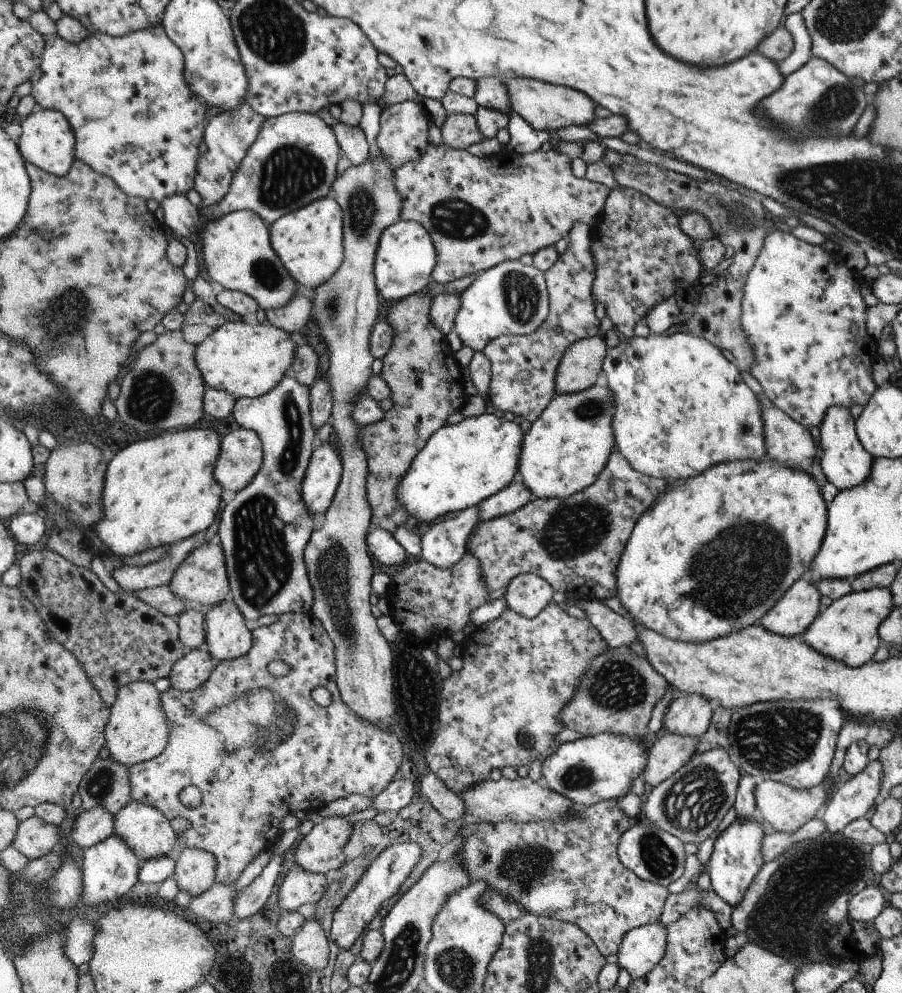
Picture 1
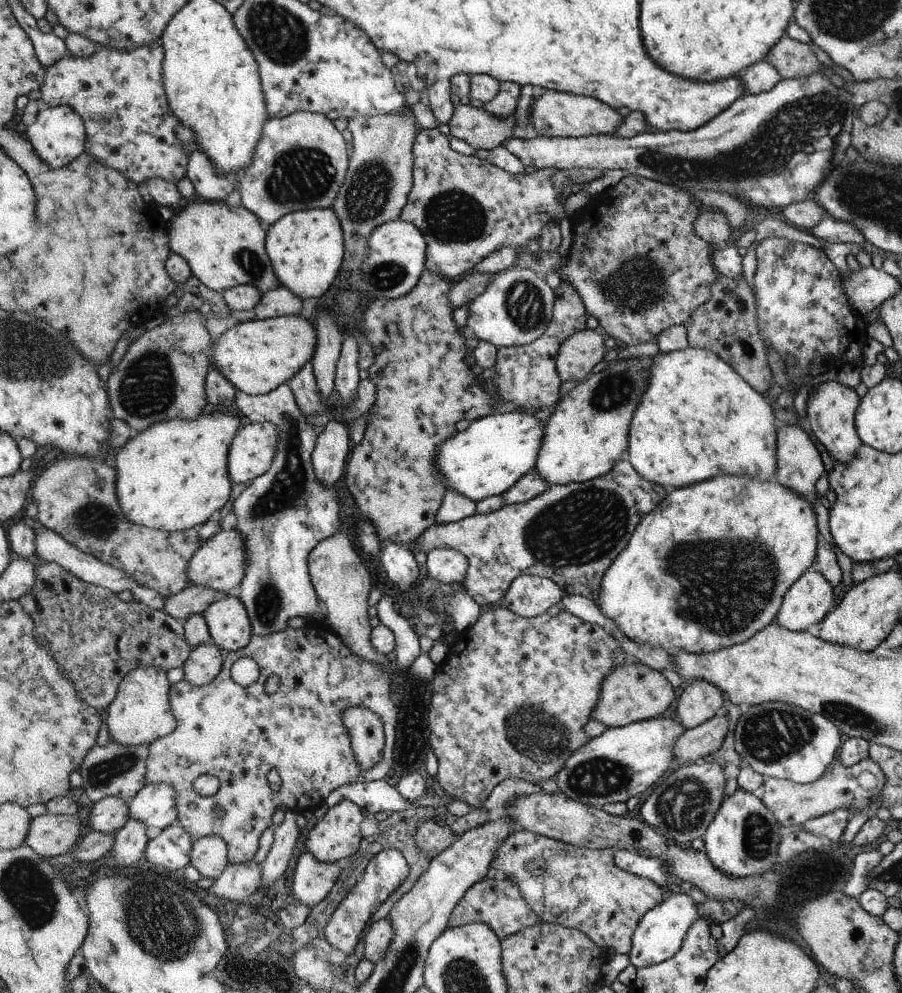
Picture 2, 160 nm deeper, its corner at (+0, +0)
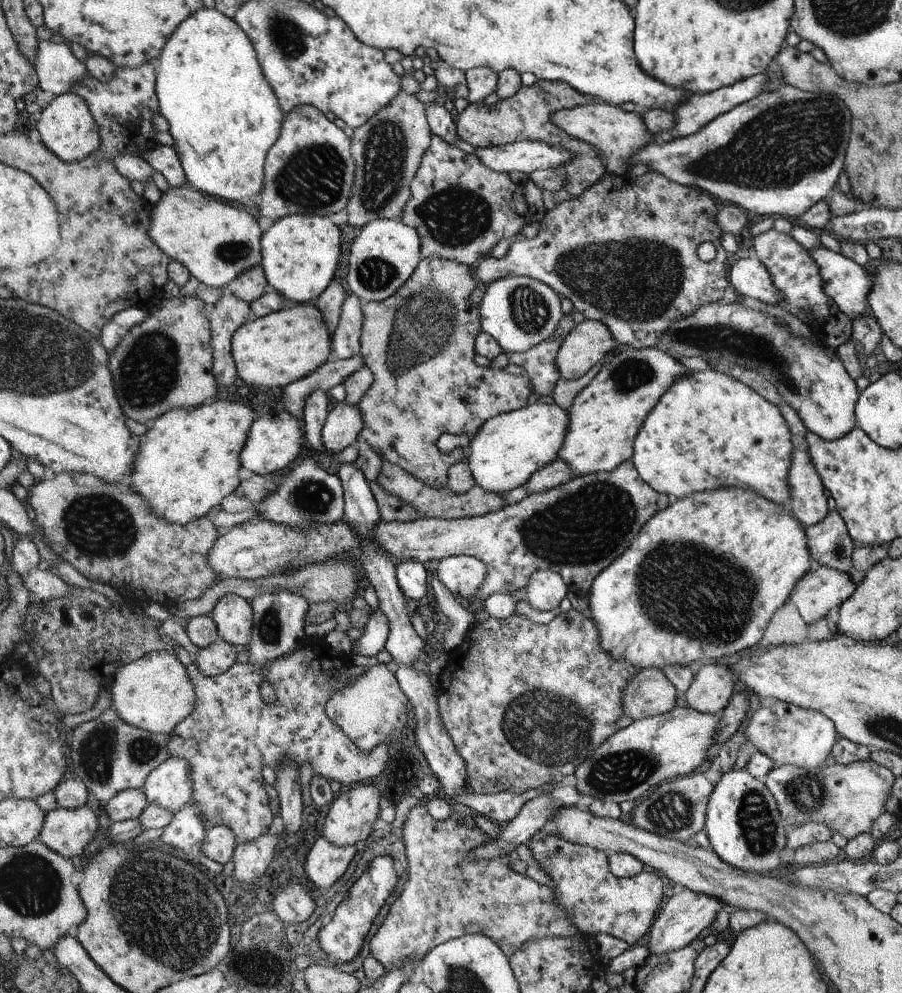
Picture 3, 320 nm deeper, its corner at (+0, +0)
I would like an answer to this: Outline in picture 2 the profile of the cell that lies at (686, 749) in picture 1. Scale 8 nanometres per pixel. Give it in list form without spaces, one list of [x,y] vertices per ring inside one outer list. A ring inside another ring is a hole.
[[[721,714],[694,729],[687,729],[674,746],[680,765],[703,761],[712,752],[716,752],[728,734],[728,716]]]

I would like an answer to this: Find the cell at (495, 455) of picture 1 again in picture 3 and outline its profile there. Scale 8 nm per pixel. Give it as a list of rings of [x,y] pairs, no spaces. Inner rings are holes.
[[[545,399],[487,421],[474,434],[464,452],[464,460],[475,484],[496,494],[510,493],[525,485],[538,470],[560,457],[566,434],[569,433],[569,423],[569,412]]]

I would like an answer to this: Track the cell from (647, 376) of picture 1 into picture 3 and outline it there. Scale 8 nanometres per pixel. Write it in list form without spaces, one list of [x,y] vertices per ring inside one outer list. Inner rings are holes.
[[[713,368],[701,372],[687,371],[684,379],[680,378],[666,390],[657,407],[645,419],[634,451],[631,462],[636,464],[638,475],[653,490],[671,499],[690,497],[726,486],[754,490],[762,494],[762,498],[786,506],[792,497],[789,484],[792,442],[788,424],[784,422],[780,410],[748,384]]]

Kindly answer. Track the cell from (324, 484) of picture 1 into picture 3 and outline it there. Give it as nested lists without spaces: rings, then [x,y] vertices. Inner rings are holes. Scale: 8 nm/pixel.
[[[339,402],[330,410],[322,430],[322,444],[326,448],[327,457],[322,461],[327,464],[334,456],[350,446],[361,435],[364,429],[364,416],[359,406],[350,406]]]

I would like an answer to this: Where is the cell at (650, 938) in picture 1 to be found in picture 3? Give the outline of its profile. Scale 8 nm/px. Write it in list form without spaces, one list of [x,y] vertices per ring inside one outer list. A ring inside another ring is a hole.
[[[689,889],[682,890],[668,899],[661,914],[654,918],[654,925],[650,926],[650,933],[645,936],[644,945],[652,956],[662,956],[685,948],[697,939],[702,930],[713,924],[716,914],[723,907],[727,909],[718,898],[698,894]]]

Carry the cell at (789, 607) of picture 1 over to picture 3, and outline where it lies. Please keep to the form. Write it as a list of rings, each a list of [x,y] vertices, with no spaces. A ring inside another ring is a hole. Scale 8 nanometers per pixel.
[[[820,566],[815,572],[806,574],[797,583],[788,599],[805,623],[815,623],[824,619],[836,606],[843,605],[857,591],[849,572]]]

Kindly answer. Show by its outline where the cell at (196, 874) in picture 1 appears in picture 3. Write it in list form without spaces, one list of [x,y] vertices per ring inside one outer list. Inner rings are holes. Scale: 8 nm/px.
[[[226,826],[210,827],[205,835],[200,855],[225,866],[236,852],[237,836]]]

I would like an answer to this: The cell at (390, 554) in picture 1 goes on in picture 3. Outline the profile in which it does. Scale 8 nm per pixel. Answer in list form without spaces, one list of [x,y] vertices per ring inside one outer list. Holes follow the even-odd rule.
[[[405,560],[395,566],[396,578],[402,594],[415,605],[428,590],[428,572],[420,562]]]

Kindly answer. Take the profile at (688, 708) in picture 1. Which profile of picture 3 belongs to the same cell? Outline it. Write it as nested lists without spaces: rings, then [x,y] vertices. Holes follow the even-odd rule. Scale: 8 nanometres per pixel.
[[[723,661],[702,666],[682,702],[700,714],[716,714],[726,709],[734,694],[734,673]]]

